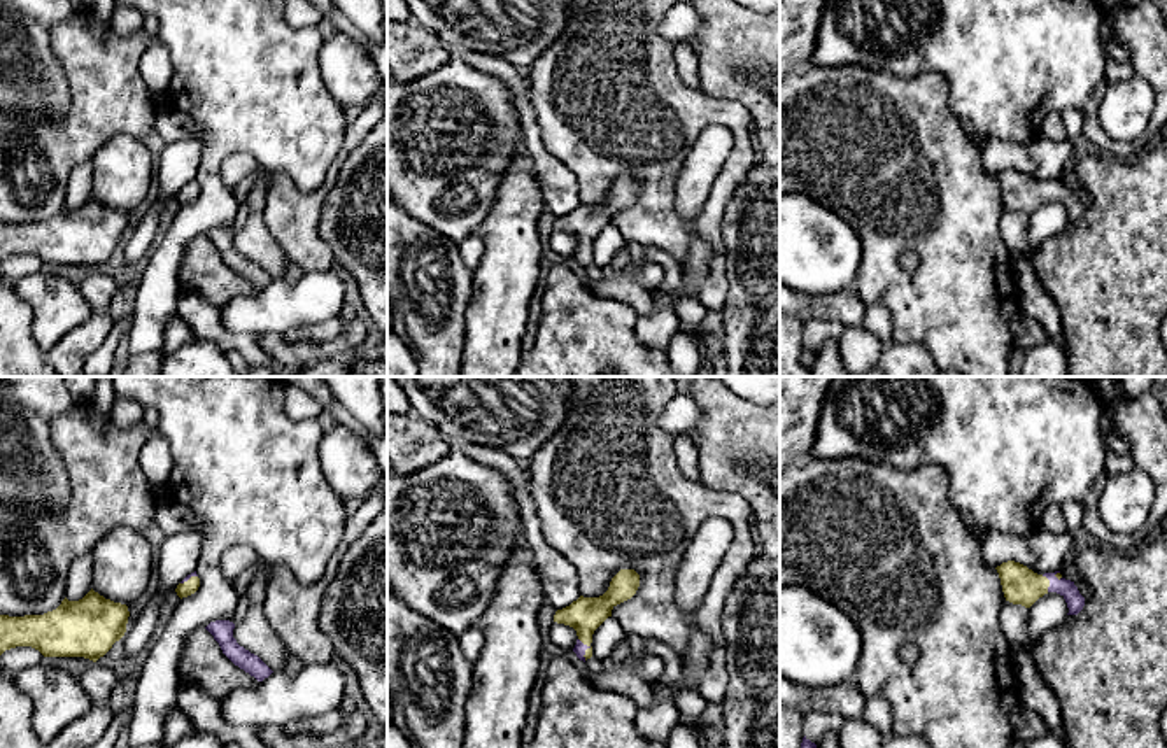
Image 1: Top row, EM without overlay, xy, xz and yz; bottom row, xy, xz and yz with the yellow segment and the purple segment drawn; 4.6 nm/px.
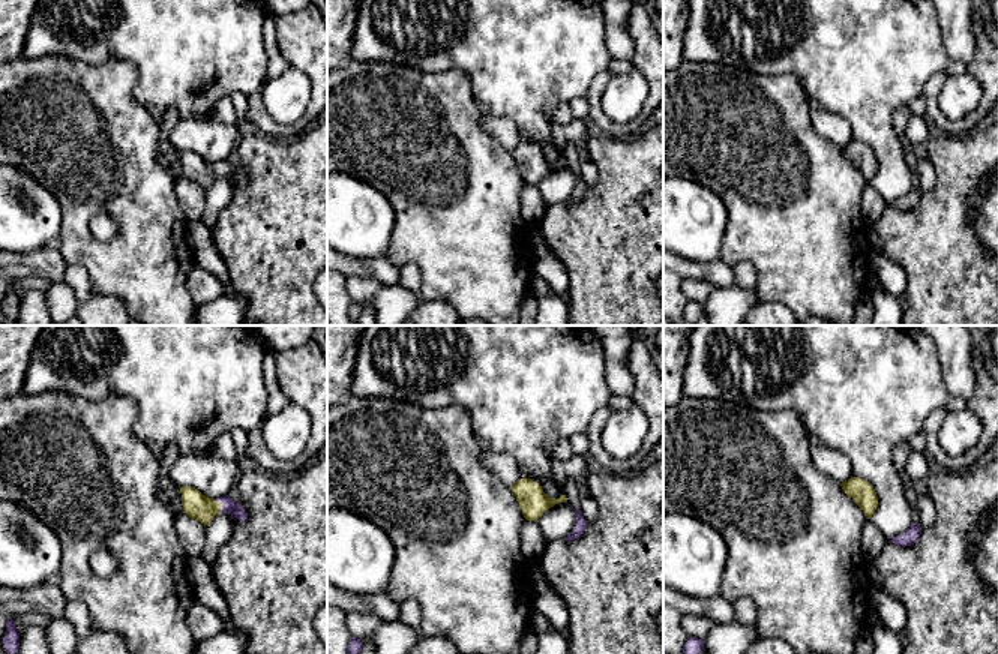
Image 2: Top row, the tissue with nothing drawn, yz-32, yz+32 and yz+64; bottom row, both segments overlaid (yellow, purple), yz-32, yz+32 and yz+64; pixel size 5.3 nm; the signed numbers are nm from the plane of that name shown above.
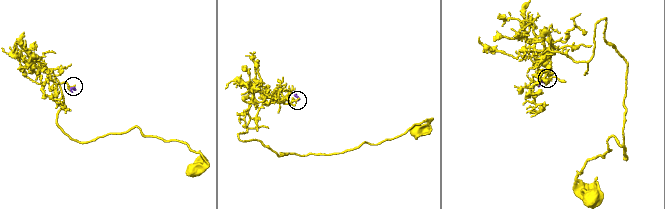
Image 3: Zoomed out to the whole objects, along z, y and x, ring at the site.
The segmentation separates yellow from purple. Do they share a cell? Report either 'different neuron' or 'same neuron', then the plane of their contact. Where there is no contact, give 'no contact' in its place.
same neuron; meets yellow in xz

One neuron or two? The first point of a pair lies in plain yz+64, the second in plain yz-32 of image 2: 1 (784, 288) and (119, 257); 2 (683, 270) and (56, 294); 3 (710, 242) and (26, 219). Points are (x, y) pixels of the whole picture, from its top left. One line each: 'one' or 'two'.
1: one
2: two
3: one

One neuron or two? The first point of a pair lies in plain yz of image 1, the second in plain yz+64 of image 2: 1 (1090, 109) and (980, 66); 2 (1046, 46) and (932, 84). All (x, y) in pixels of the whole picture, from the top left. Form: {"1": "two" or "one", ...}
{"1": "one", "2": "two"}

